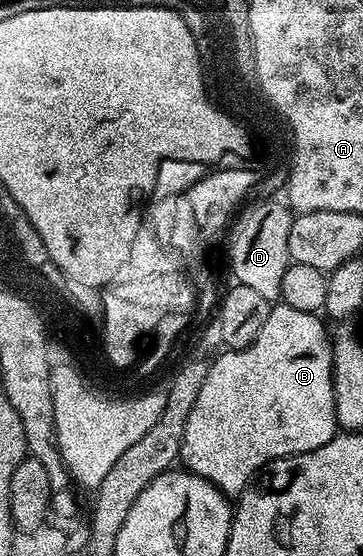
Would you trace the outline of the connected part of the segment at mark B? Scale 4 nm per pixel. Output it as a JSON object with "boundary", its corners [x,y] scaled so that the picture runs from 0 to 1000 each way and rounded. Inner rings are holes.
{"boundary":[[[763,543],[691,621],[664,631],[620,629],[581,647],[545,721],[534,721],[523,750],[512,750],[496,826],[515,845],[579,865],[623,894],[650,894],[736,833],[876,808],[931,781],[915,698],[915,613],[890,579],[879,565]]]}

